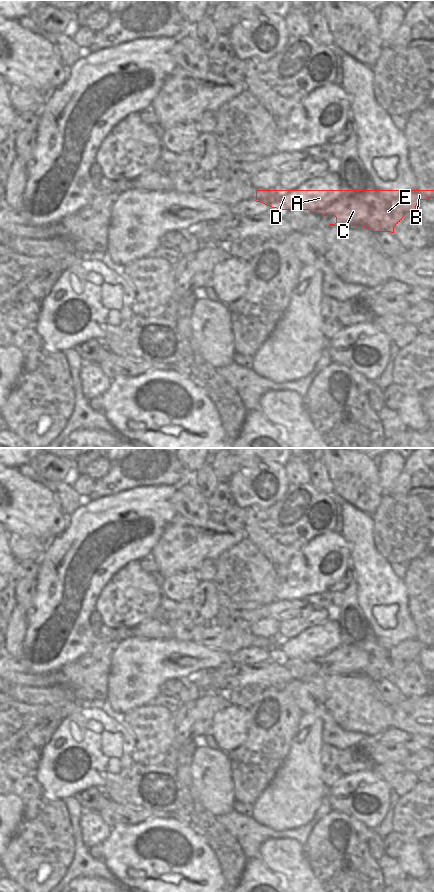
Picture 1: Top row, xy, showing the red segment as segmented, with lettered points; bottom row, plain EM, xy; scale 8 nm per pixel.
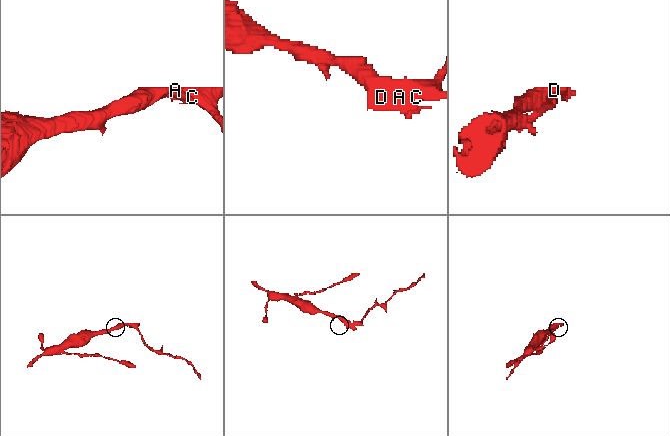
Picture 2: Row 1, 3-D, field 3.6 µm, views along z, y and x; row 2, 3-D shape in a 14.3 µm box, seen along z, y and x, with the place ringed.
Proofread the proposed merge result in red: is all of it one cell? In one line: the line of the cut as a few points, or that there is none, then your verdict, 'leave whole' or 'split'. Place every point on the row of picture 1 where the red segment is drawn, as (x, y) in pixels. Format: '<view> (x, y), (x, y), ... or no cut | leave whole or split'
xy (352, 190), (352, 195), (346, 201), (324, 209), (310, 210) | split

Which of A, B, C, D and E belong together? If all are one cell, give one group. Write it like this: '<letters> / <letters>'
A D / B C E

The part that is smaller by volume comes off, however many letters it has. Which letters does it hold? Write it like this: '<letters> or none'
B, C, E

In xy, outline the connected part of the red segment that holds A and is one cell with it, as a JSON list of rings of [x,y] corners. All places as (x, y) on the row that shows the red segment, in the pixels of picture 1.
[[[256,190],[256,202],[279,210],[325,210],[347,202],[352,190]]]

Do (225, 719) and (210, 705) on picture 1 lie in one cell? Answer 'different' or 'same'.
different

